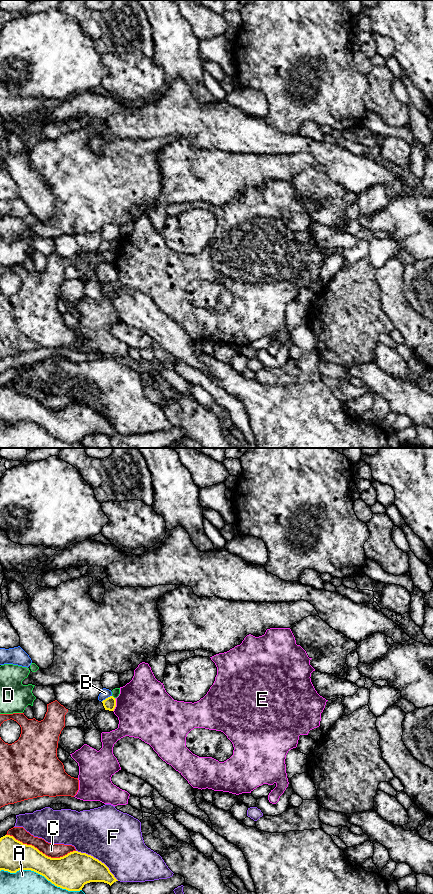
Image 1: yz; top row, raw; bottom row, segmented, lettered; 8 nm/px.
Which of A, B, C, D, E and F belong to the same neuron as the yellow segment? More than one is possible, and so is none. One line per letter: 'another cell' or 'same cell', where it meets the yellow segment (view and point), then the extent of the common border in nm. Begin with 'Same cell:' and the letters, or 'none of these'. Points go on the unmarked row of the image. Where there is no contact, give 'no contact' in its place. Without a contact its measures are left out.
Same cell: none of these
A: another cell; meets yellow in yz at (41, 426); contact 700 nm long
B: another cell; meets yellow in yz at (106, 250); contact 100 nm long
C: another cell; meets yellow in yz at (41, 404); contact 600 nm long
D: another cell; meets yellow in yz at (113, 249); contact 40 nm long
E: another cell; meets yellow in yz at (115, 257); contact 110 nm long
F: another cell; meets yellow in yz at (97, 411); contact 420 nm long

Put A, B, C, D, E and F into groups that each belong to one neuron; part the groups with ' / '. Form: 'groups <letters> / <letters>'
groups A / B / C / D / E / F

